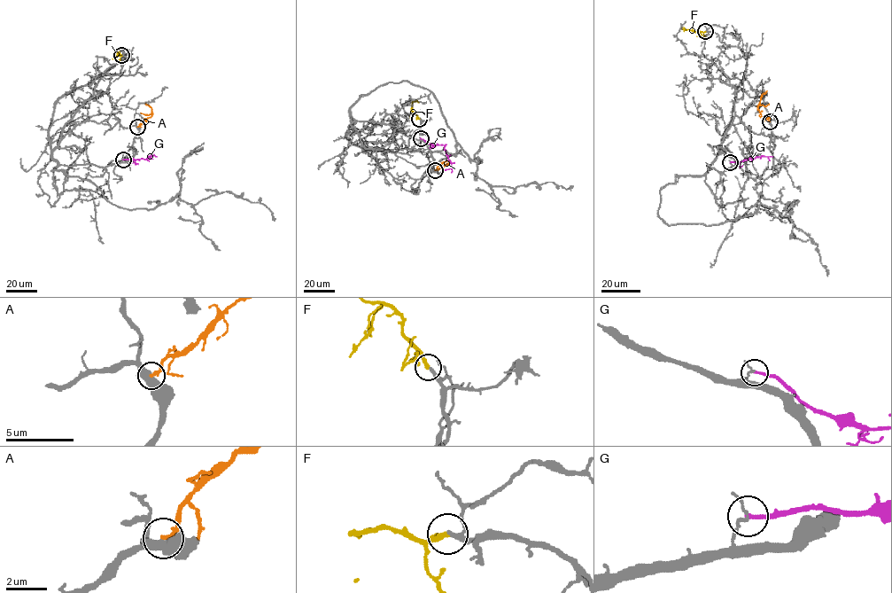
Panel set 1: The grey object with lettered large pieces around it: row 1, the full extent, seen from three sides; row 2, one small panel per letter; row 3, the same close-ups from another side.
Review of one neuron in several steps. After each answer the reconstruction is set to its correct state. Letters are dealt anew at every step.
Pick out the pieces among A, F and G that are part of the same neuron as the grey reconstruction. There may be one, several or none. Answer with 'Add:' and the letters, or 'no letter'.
Add: F

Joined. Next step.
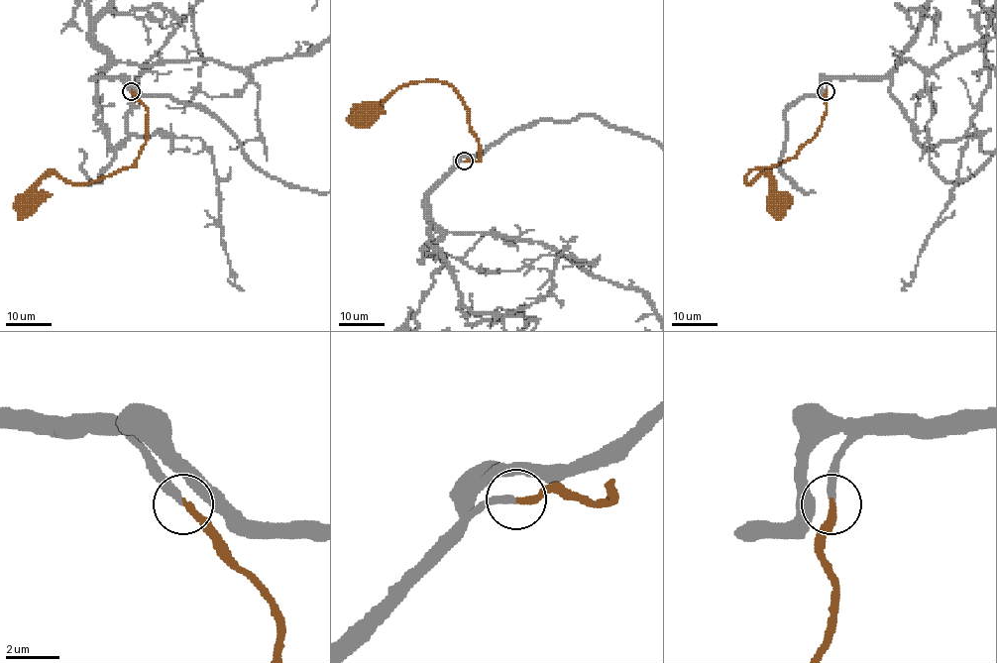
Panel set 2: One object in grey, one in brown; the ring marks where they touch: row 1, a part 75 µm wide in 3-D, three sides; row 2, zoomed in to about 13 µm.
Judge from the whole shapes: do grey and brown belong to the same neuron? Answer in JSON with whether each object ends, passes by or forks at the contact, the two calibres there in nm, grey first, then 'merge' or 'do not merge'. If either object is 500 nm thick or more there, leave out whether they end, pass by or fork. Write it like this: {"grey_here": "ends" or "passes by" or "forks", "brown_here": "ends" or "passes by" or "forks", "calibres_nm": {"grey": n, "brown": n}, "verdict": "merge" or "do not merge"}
{"grey_here": "ends", "brown_here": "ends", "calibres_nm": {"grey": 240, "brown": 240}, "verdict": "merge"}

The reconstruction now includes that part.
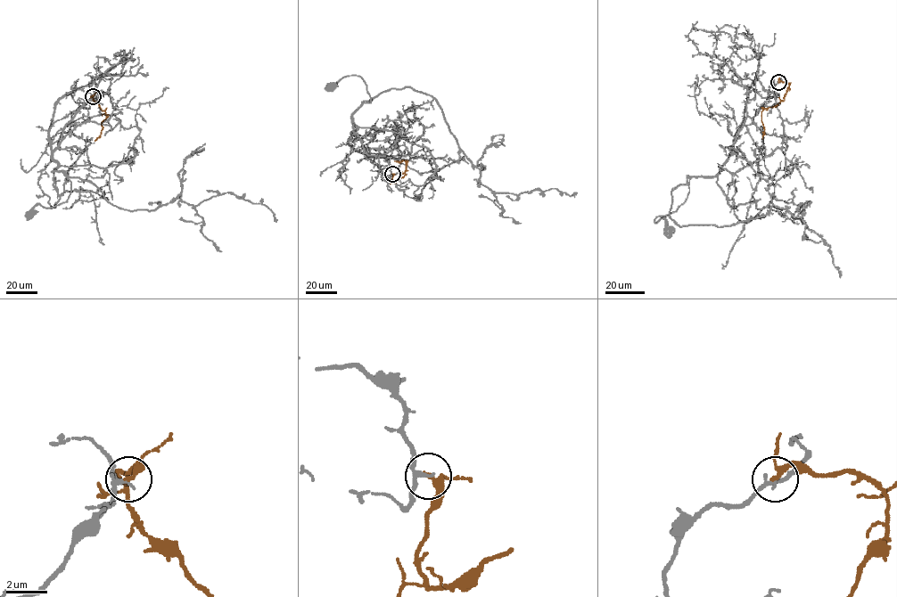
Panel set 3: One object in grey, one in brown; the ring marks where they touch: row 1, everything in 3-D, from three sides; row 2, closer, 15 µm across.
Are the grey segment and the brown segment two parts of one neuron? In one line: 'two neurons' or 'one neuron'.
two neurons

